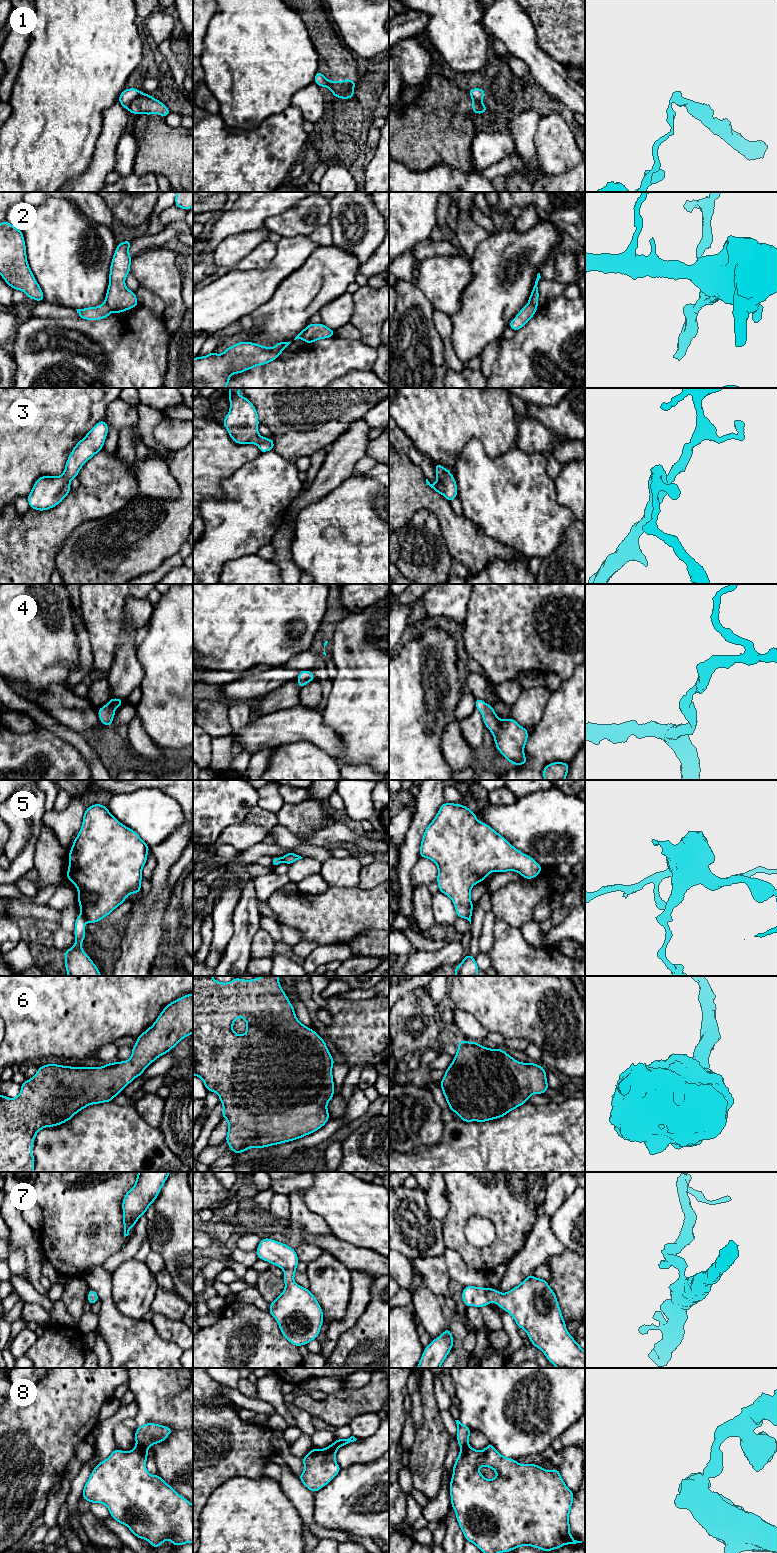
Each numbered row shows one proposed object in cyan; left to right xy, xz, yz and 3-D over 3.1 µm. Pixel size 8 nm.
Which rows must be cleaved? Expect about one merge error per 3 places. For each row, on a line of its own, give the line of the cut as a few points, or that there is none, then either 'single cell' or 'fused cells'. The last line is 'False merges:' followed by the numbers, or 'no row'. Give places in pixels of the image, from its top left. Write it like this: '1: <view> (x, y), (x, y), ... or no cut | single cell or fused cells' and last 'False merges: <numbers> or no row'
1: xy (142, 93), (129, 104), (127, 109) | fused cells
2: xy (105, 302), (112, 311) | fused cells
3: no cut | single cell
4: no cut | single cell
5: xy (80, 914), (87, 921) | fused cells
6: no cut | single cell
7: no cut | single cell
8: xy (136, 1443), (146, 1449) | fused cells
False merges: 1, 2, 5, 8

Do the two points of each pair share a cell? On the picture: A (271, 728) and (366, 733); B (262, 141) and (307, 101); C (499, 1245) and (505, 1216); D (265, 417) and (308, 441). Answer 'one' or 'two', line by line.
A: two
B: two
C: one
D: one

